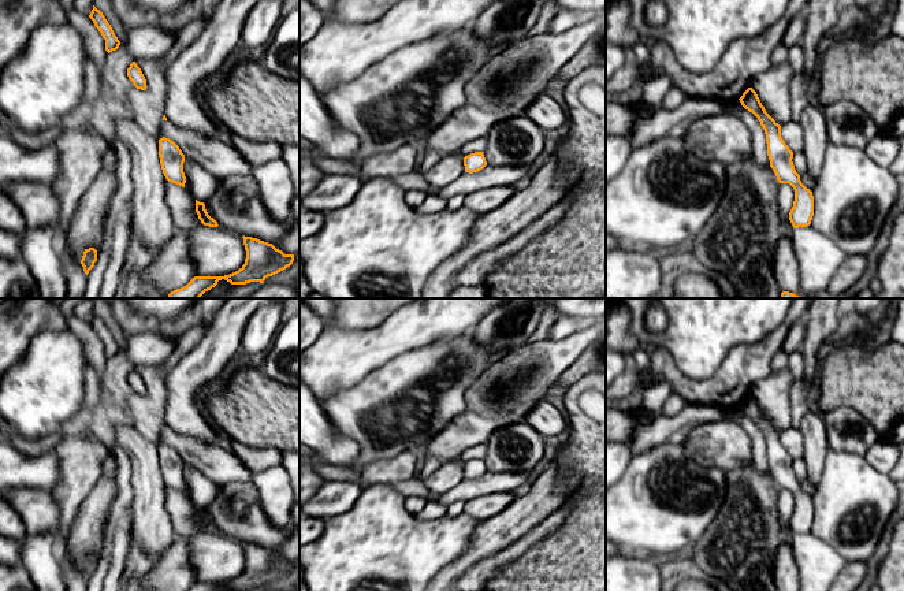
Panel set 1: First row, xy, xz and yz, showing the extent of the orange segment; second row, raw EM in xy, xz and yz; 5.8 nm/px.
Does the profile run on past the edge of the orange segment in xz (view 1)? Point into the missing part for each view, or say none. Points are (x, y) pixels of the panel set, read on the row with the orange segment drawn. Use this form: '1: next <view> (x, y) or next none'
1: next none

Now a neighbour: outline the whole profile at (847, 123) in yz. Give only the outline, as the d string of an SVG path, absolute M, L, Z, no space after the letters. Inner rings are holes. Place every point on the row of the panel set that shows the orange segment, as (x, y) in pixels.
M849 100L825 108L829 141L838 145L866 148L881 131L877 123Z

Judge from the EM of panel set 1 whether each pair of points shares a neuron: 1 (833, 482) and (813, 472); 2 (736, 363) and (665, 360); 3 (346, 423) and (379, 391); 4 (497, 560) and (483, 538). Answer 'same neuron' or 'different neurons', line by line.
1: different neurons
2: same neuron
3: same neuron
4: different neurons

